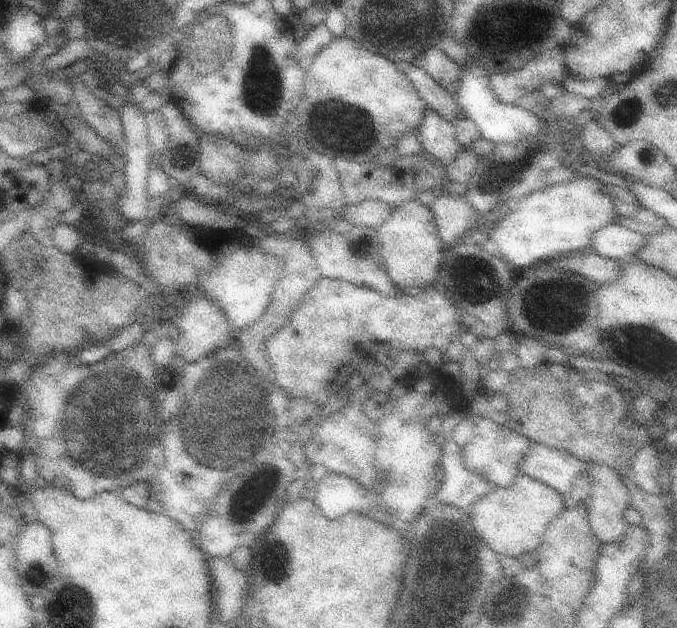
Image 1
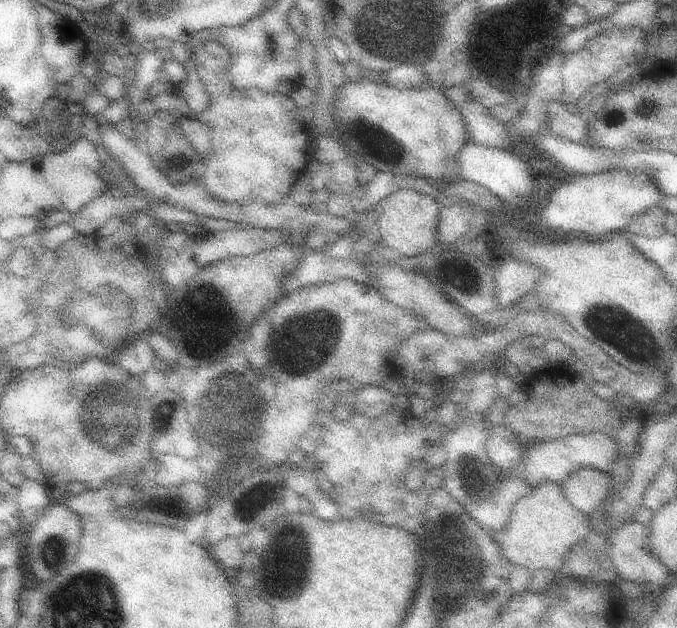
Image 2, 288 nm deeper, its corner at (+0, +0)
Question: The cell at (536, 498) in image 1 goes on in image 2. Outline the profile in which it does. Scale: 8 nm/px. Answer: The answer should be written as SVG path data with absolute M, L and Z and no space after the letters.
M543 482L531 490L527 498L515 500L511 516L501 532L501 552L509 564L519 564L531 574L541 568L559 570L569 554L569 550L581 544L591 532L589 516L579 512L565 496L561 484Z

